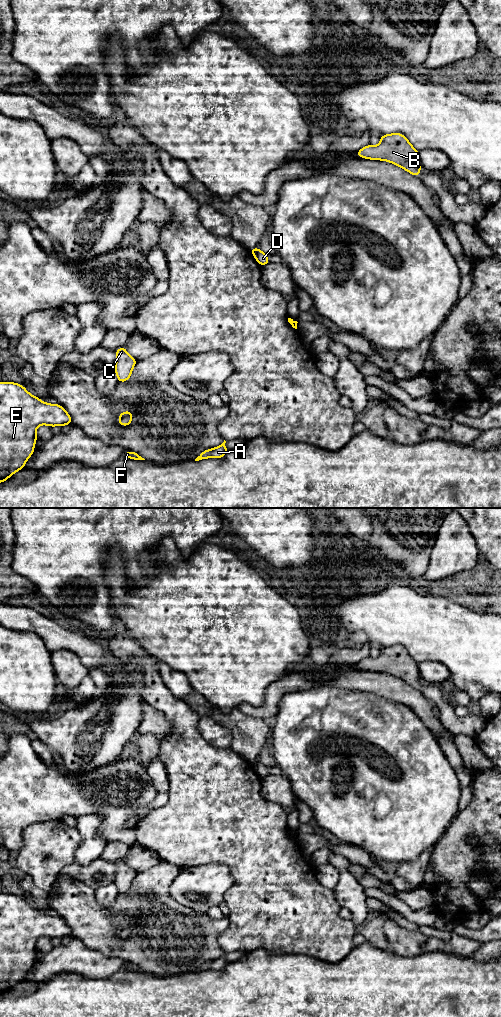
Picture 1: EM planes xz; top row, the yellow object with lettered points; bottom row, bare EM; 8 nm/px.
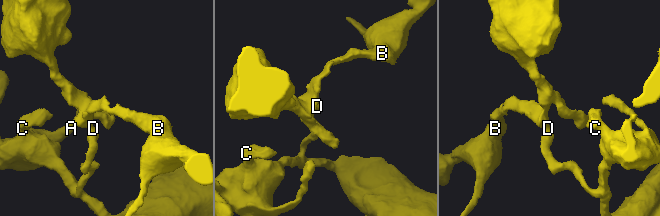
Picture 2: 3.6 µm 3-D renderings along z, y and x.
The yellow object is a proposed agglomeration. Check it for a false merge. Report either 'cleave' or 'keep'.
cleave

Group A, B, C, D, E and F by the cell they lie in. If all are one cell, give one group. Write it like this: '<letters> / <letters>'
A C D E F / B

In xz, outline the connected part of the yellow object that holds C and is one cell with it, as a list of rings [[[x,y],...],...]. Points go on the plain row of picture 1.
[[[121,859],[115,864],[116,876],[114,883],[117,887],[118,894],[125,894],[130,890],[137,872],[128,866],[125,859]]]

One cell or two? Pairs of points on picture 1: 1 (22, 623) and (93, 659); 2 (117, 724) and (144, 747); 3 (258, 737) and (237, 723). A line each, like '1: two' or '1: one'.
1: one
2: two
3: one

